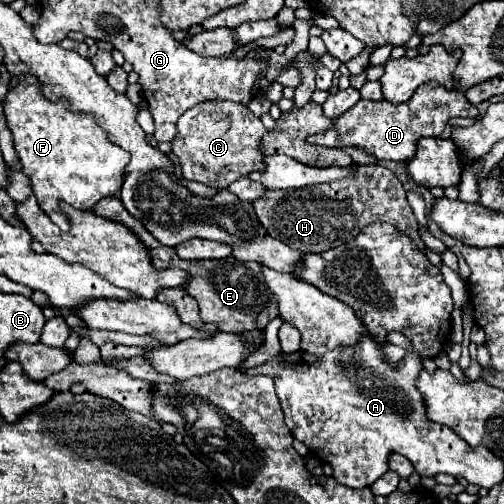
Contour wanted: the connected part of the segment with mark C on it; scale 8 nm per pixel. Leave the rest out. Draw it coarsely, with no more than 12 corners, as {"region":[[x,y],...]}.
{"region":[[244,104],[178,118],[182,178],[222,190],[264,168],[266,128]]}

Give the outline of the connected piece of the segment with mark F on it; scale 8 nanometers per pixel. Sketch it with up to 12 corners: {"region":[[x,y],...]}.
{"region":[[20,76],[2,106],[38,206],[118,194],[130,156]]}

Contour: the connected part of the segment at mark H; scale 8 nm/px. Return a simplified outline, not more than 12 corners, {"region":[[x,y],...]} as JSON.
{"region":[[380,164],[252,202],[304,254],[392,222],[424,254],[402,182]]}

